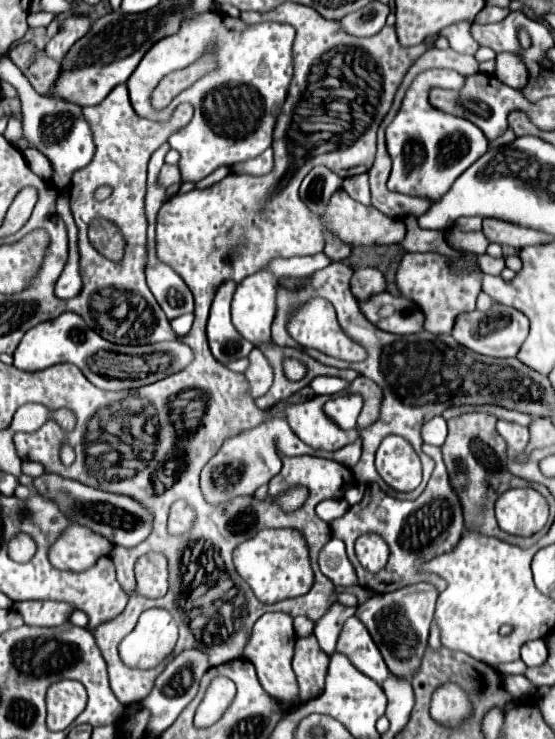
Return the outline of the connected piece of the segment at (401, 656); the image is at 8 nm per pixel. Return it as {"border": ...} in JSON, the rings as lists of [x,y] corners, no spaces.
{"border":[[[415,584],[411,588],[401,588],[399,592],[391,592],[383,596],[375,594],[363,606],[357,606],[355,616],[367,626],[373,642],[377,644],[393,676],[411,680],[413,674],[419,670],[427,648],[429,628],[435,612],[435,600],[437,600],[437,592],[431,584]]]}

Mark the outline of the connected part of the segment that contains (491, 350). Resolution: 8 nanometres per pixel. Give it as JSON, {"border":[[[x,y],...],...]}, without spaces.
{"border":[[[493,304],[493,308],[485,314],[485,312],[465,312],[461,316],[455,318],[455,330],[451,330],[451,336],[463,344],[465,348],[483,354],[483,356],[493,356],[493,358],[513,358],[517,356],[521,344],[525,342],[529,334],[529,318],[509,306],[501,306],[501,304]]]}

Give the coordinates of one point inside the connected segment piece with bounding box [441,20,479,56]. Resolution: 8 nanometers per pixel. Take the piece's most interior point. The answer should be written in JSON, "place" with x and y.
{"place":[459,35]}

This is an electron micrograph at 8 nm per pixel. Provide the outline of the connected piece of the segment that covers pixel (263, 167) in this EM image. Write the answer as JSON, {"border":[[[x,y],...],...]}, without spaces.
{"border":[[[265,150],[263,154],[259,154],[257,158],[253,160],[247,160],[247,162],[241,162],[241,170],[243,174],[253,174],[253,176],[261,176],[261,174],[267,174],[271,172],[273,168],[273,150]]]}

